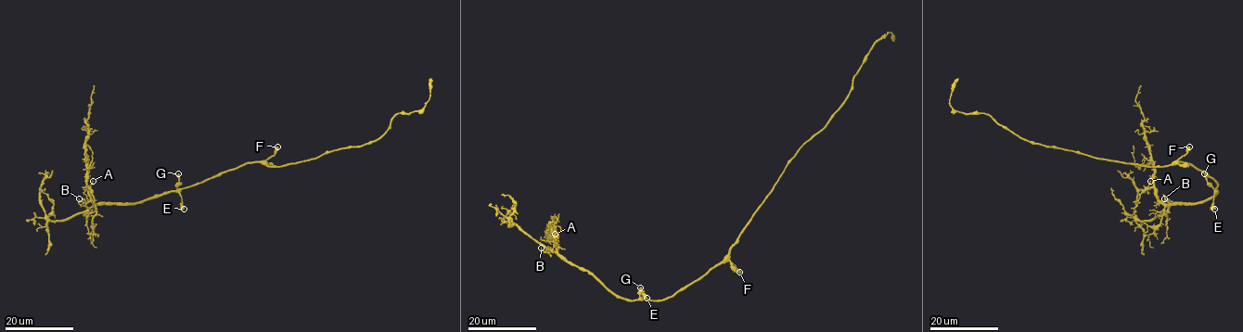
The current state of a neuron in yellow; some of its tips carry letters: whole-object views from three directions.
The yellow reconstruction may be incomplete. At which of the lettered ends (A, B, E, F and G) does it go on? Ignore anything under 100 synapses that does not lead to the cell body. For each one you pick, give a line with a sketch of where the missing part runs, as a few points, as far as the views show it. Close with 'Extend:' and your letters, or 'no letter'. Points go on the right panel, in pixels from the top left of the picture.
Extend: no letter

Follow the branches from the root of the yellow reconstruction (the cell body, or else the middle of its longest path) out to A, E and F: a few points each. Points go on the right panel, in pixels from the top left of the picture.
A: (1181, 161), (1211, 177), (1217, 192), (1198, 203), (1163, 204), (1157, 191), (1148, 186), (1150, 181)
E: (1181, 161), (1192, 164), (1216, 183), (1213, 197), (1214, 209)
F: (1181, 161), (1178, 160), (1189, 146)

